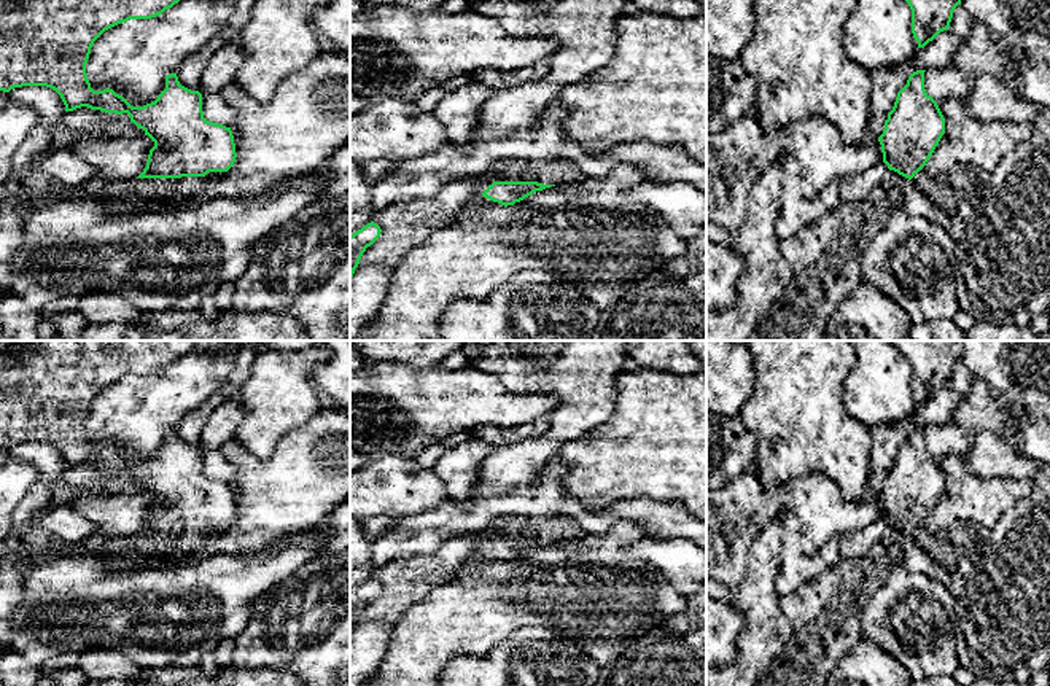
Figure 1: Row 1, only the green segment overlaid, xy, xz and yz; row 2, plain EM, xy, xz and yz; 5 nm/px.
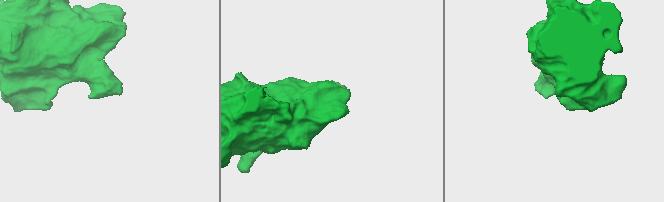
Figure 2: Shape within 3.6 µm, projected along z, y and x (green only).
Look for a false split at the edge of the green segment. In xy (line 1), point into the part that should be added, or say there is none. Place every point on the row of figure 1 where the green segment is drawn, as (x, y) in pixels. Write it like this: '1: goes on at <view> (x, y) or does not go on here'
1: goes on at xy (172, 191)

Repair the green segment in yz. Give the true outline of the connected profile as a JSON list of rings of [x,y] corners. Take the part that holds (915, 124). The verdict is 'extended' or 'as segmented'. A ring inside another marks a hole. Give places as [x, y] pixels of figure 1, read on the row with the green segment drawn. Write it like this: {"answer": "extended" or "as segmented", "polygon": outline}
{"answer": "extended", "polygon": [[[916,70],[908,76],[878,137],[883,162],[889,169],[885,178],[864,199],[842,201],[837,210],[822,215],[794,236],[781,239],[780,248],[792,267],[792,280],[764,315],[749,341],[822,341],[829,317],[865,280],[864,253],[892,212],[904,207],[915,189],[912,178],[926,166],[945,134],[945,118],[924,89],[924,72]]]}

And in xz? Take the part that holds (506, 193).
{"answer": "extended", "polygon": [[[501,159],[490,170],[495,181],[482,196],[504,207],[514,205],[536,191],[576,183],[584,177],[576,164],[565,159],[554,162]]]}

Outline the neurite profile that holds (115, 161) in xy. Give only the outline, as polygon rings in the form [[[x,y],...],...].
[[[134,135],[84,142],[72,146],[72,151],[91,164],[91,183],[103,189],[137,178],[146,167],[153,146],[148,135]]]

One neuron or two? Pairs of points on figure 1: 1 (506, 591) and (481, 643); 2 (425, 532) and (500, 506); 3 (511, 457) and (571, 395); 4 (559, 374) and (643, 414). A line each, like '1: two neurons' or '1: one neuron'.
1: one neuron
2: one neuron
3: one neuron
4: two neurons

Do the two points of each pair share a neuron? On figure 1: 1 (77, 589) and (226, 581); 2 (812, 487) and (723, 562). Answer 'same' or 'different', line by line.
1: same
2: same

